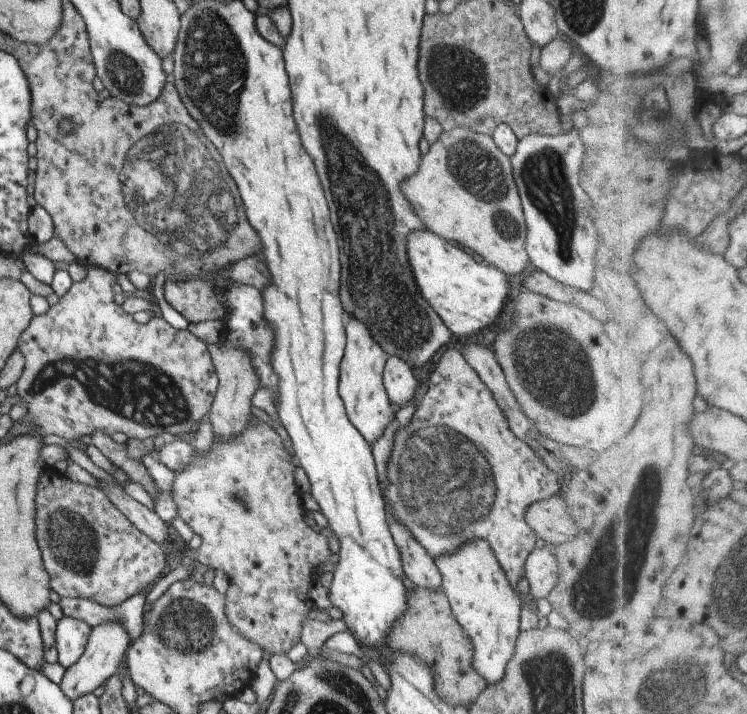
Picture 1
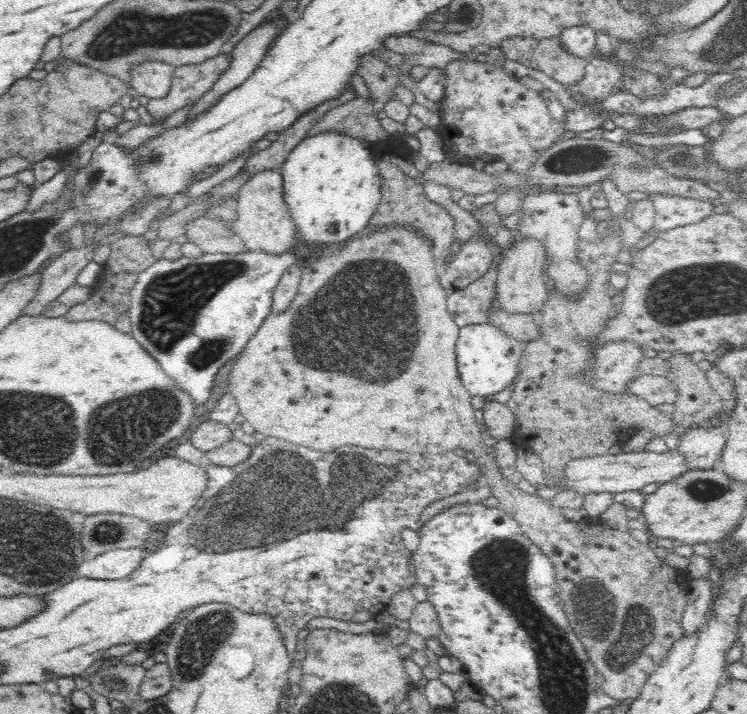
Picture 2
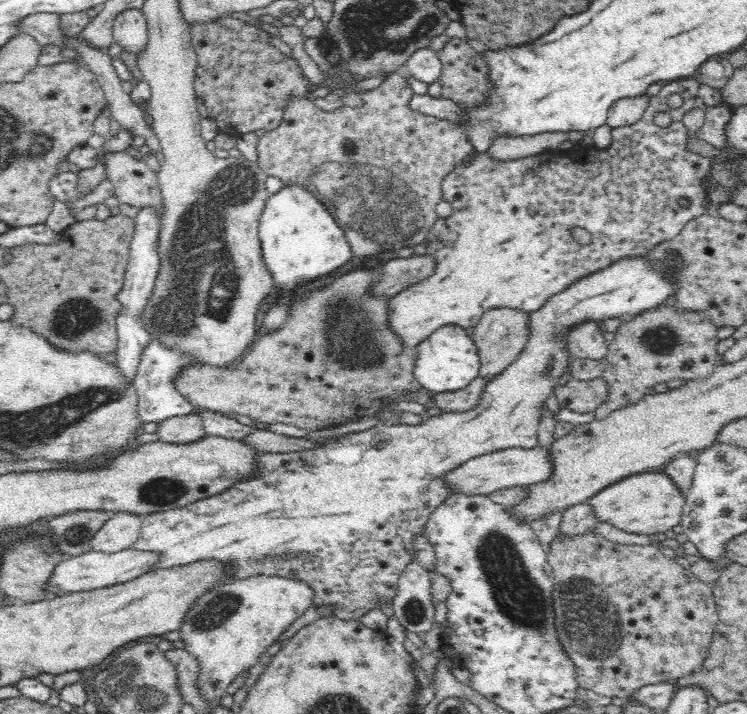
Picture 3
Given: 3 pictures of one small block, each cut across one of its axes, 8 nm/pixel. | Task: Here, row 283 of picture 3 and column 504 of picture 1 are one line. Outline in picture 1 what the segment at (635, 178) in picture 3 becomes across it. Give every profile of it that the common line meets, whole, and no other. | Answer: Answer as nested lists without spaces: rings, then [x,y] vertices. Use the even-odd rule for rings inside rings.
[[[449,348],[429,374],[427,390],[414,408],[409,424],[397,428],[393,434],[393,446],[387,460],[387,486],[383,484],[380,495],[389,504],[393,518],[409,530],[432,559],[449,554],[459,544],[487,540],[509,586],[518,592],[515,583],[524,576],[524,562],[536,539],[525,522],[525,508],[537,500],[558,495],[558,484],[557,474],[535,456],[533,448],[511,434],[505,414],[461,352]]]

